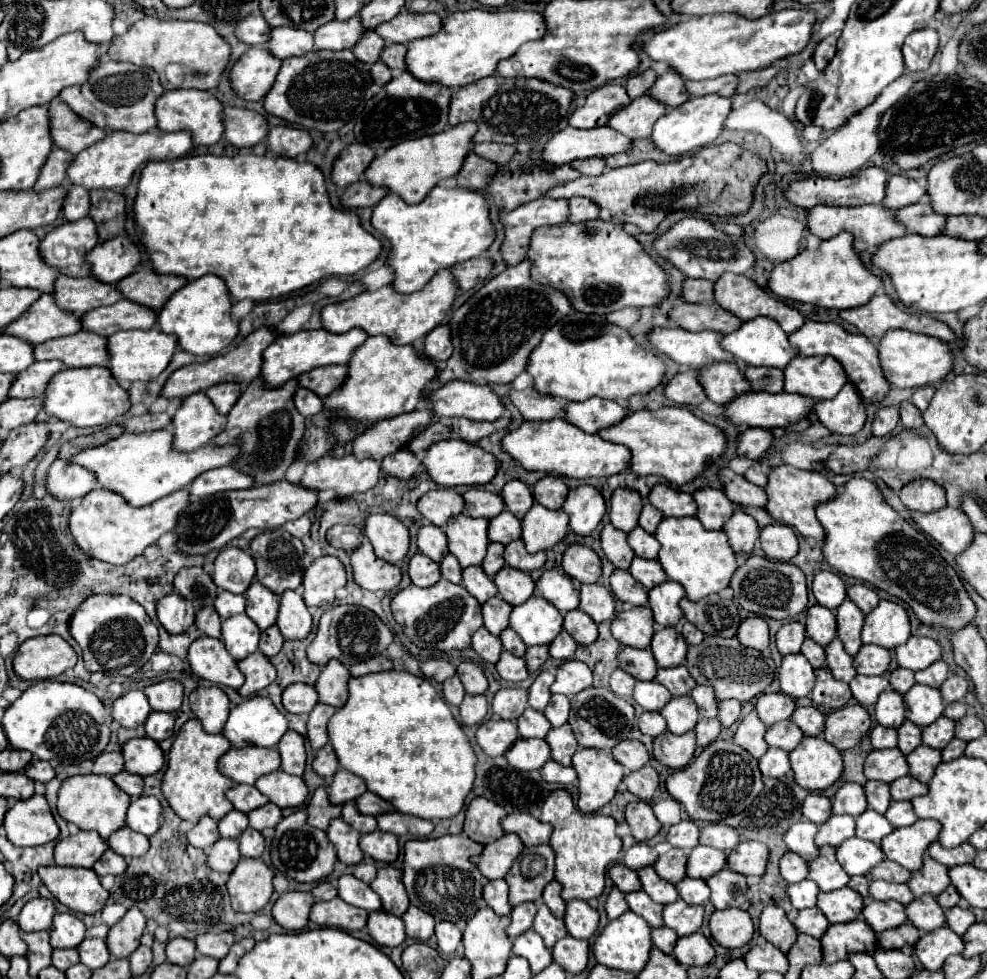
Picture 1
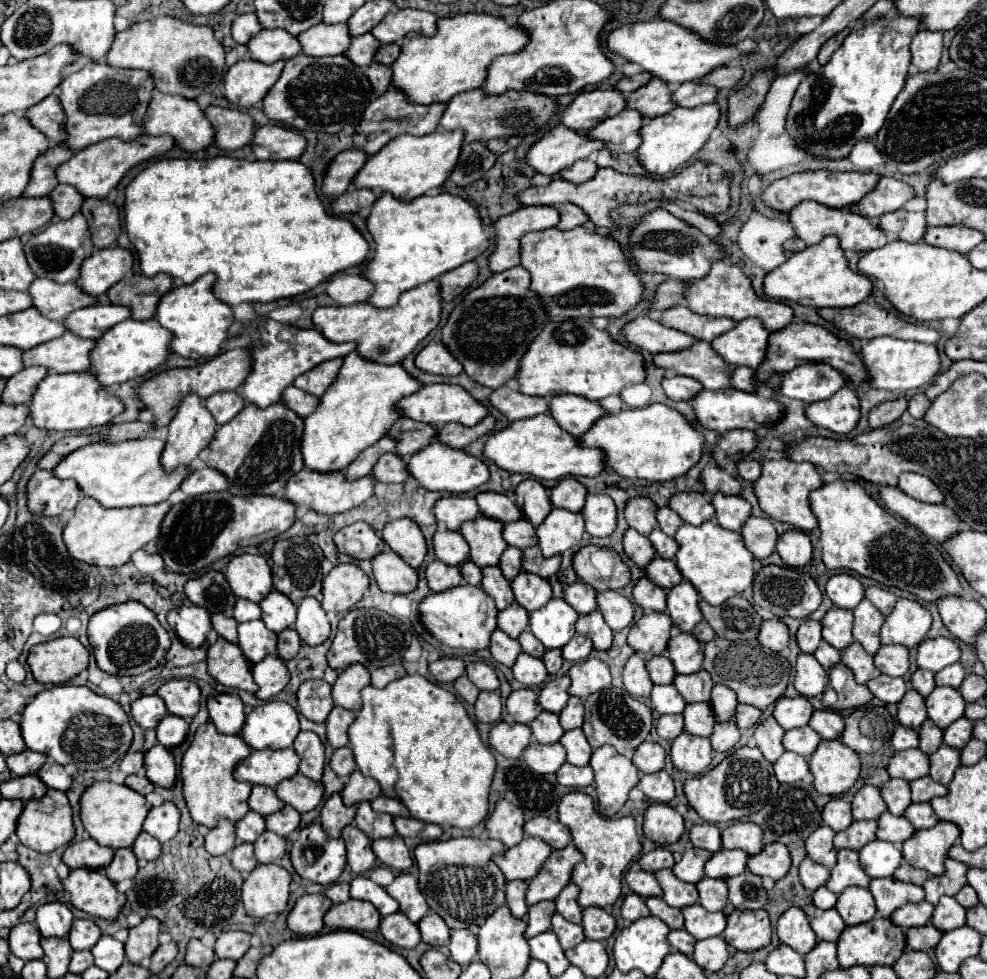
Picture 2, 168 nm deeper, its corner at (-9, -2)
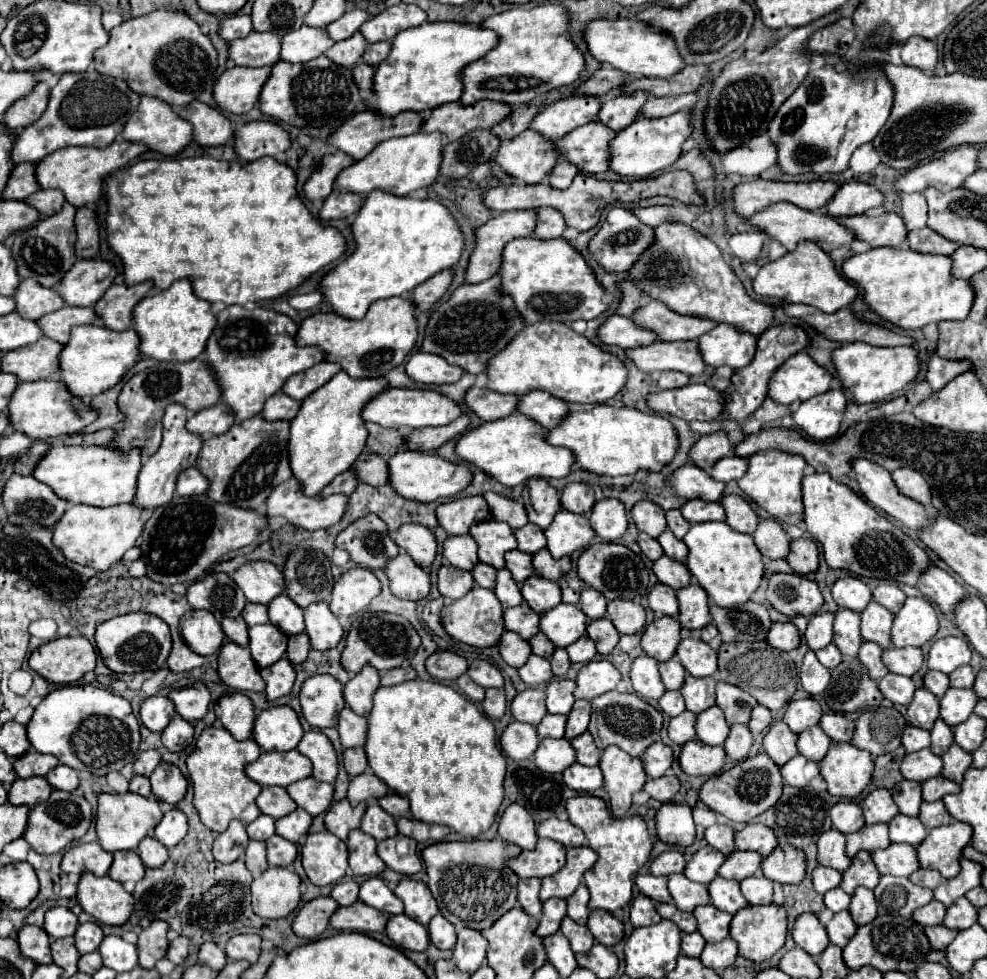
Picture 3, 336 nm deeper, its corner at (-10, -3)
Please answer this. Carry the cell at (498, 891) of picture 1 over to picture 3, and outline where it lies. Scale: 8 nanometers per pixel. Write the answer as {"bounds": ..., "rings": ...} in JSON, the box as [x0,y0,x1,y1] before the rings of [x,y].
{"bounds":[517,878,541,918],"rings":[[[527,878],[527,880],[519,880],[517,884],[517,902],[519,906],[529,912],[529,916],[539,918],[541,916],[541,900],[539,900],[539,886],[541,880],[537,878]]]}

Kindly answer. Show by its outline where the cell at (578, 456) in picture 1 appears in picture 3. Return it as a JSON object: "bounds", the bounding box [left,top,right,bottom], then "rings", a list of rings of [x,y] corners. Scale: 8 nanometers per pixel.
{"bounds":[457,412,575,486],"rings":[[[517,412],[495,422],[483,422],[479,428],[465,432],[457,442],[457,454],[505,486],[517,486],[529,478],[565,478],[575,466],[575,456],[567,448],[551,446],[547,436],[549,430]]]}

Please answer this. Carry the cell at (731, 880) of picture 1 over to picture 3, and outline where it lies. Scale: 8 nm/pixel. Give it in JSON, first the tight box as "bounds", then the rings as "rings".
{"bounds":[741,876,773,906],"rings":[[[751,876],[741,880],[741,894],[745,896],[749,906],[765,906],[771,904],[773,882],[765,876]]]}

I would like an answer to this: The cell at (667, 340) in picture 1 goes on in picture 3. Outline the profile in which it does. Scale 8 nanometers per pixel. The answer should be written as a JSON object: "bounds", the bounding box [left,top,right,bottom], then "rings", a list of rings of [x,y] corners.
{"bounds":[599,314,659,348],"rings":[[[613,314],[605,320],[599,328],[599,338],[607,346],[621,346],[621,348],[639,348],[659,340],[657,332],[637,326],[631,318]]]}

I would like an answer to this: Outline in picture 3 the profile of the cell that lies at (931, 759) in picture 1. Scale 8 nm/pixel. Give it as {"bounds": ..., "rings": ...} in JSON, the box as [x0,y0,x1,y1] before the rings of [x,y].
{"bounds":[941,744,971,782],"rings":[[[951,744],[949,750],[941,756],[943,760],[943,770],[941,770],[941,776],[947,778],[947,780],[953,780],[953,782],[961,782],[963,780],[963,774],[965,770],[971,766],[971,754],[965,752],[963,748],[959,748],[957,744]]]}

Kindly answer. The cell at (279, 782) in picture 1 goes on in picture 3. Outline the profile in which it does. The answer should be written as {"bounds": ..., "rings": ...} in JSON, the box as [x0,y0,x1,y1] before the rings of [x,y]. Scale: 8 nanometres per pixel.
{"bounds":[287,776,333,816],"rings":[[[311,776],[289,784],[287,792],[295,800],[295,804],[311,816],[325,812],[333,800],[333,784],[313,780]]]}

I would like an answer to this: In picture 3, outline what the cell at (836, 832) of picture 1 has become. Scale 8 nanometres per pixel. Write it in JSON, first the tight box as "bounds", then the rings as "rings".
{"bounds":[847,824,891,858],"rings":[[[873,824],[873,826],[863,826],[861,830],[857,830],[855,834],[847,836],[847,856],[853,858],[857,850],[879,850],[879,848],[887,848],[891,844],[889,836],[887,836],[887,824]]]}

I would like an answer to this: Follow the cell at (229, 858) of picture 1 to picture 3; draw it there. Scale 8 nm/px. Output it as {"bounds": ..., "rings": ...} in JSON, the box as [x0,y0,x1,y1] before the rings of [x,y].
{"bounds":[245,840,267,878],"rings":[[[251,840],[247,850],[245,850],[245,866],[247,870],[257,878],[261,872],[267,870],[267,860],[265,860],[265,842]]]}

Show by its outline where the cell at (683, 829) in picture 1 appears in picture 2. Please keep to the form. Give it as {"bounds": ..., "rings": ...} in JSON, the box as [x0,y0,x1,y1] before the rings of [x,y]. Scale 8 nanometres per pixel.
{"bounds":[690,823,722,853],"rings":[[[714,823],[694,825],[694,827],[690,829],[690,843],[692,843],[694,847],[702,847],[702,849],[708,849],[708,851],[716,853],[716,851],[722,849],[720,829],[718,829]]]}

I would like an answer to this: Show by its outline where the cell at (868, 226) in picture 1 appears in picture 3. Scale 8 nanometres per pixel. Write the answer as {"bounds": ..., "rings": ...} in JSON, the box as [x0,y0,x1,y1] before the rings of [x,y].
{"bounds":[747,202,855,252],"rings":[[[789,202],[773,204],[773,206],[765,208],[763,212],[757,212],[757,216],[751,216],[747,222],[757,226],[759,230],[767,232],[771,238],[779,240],[787,250],[797,248],[797,242],[801,242],[801,240],[813,240],[825,252],[831,252],[835,248],[851,248],[851,244],[855,242],[855,234],[849,228],[845,228],[837,218],[829,216],[827,212],[803,210],[803,208],[799,208],[795,204],[789,204]]]}

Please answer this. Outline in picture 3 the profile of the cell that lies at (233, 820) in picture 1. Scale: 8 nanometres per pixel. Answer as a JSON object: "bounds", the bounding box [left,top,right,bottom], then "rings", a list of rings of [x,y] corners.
{"bounds":[247,814,275,840],"rings":[[[261,814],[257,820],[247,824],[247,834],[251,840],[267,840],[269,836],[275,834],[275,820]]]}

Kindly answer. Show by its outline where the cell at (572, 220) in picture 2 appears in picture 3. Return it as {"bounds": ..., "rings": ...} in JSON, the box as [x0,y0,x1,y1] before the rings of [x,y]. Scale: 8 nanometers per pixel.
{"bounds":[533,208,567,240],"rings":[[[539,208],[537,216],[539,216],[539,222],[533,232],[533,236],[537,236],[537,238],[545,238],[545,240],[557,238],[567,230],[565,218],[561,216],[561,212],[557,212],[553,208]]]}

